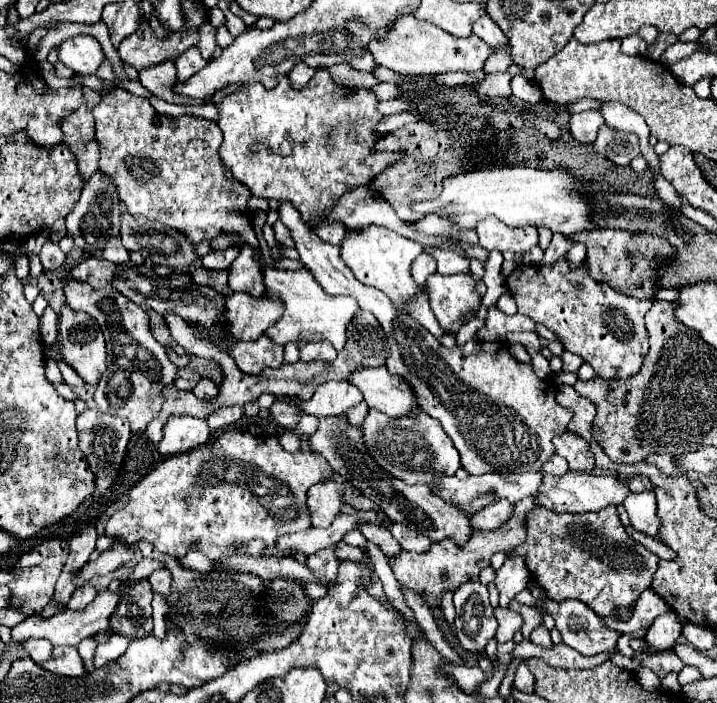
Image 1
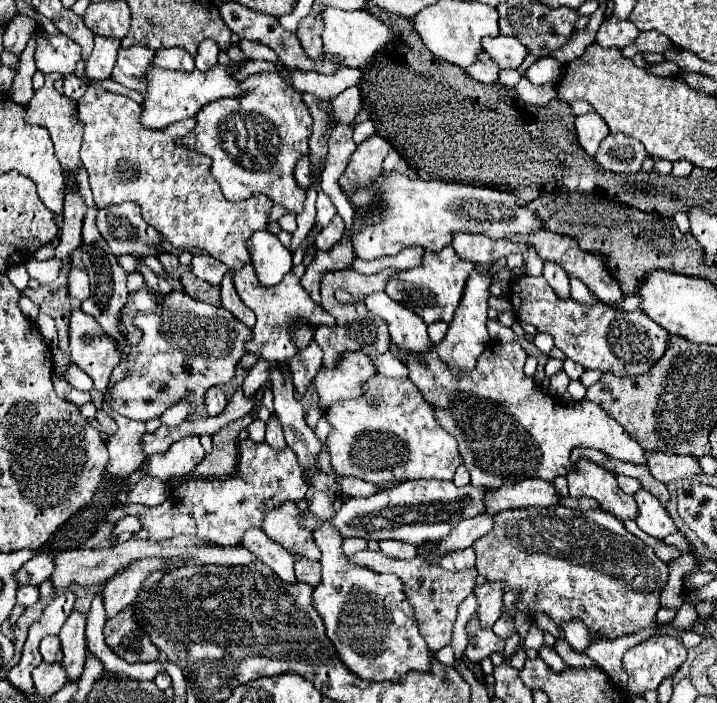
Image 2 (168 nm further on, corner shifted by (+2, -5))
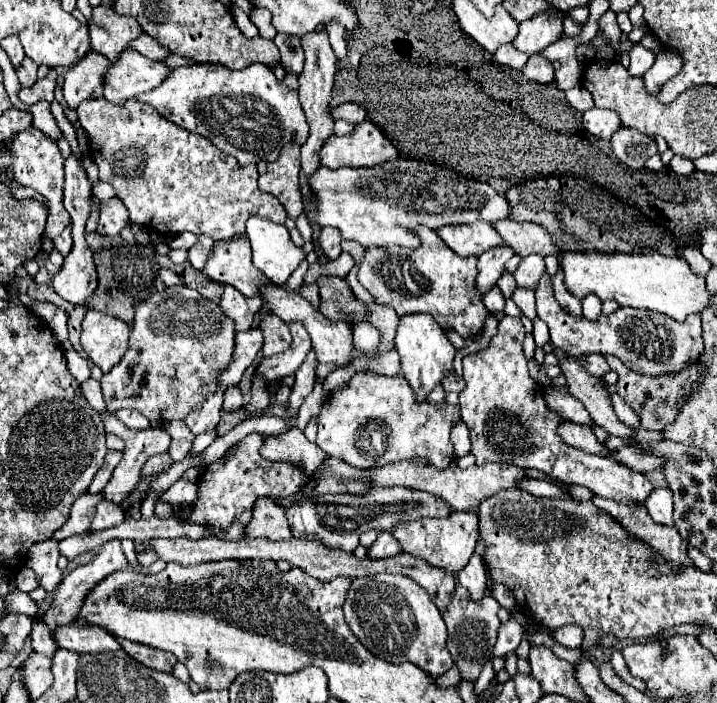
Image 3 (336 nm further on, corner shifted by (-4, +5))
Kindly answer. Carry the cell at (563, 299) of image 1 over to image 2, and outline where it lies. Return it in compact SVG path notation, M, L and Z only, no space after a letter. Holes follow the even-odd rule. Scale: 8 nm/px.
M543 276L513 278L507 298L521 322L533 324L539 332L551 334L555 346L565 352L567 358L581 364L587 370L611 372L615 376L635 376L647 372L667 348L667 330L653 322L643 310L625 312L601 300L581 304L573 298L559 300Z

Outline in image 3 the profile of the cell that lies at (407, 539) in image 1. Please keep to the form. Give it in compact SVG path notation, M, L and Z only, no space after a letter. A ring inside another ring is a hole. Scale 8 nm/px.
M381 532L377 542L371 546L367 558L391 558L391 556L397 556L399 552L401 552L399 542L389 532Z

